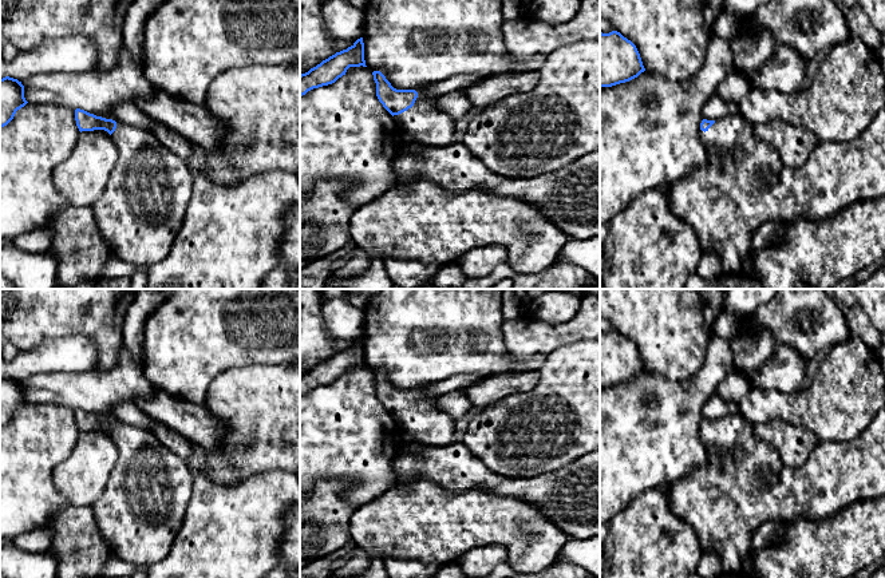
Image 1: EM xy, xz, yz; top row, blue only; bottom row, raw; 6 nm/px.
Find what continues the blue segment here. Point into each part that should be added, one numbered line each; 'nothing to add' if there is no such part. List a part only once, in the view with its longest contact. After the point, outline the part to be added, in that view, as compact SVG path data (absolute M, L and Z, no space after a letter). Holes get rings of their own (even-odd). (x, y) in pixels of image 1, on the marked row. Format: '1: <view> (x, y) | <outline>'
1: xz (425, 123) | M424 88L415 90L418 98L411 108L394 115L403 130L404 139L426 147L445 147L454 143L455 120L440 111L436 96L428 98Z

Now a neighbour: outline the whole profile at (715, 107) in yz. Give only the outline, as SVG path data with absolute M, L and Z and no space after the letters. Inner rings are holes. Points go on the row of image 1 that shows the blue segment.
M714 95L702 108L702 116L707 120L716 120L738 112L739 104L723 102L718 95Z

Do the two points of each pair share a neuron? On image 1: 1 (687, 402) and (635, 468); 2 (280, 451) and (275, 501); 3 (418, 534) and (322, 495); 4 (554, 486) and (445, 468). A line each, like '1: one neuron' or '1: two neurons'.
1: one neuron
2: two neurons
3: two neurons
4: one neuron

